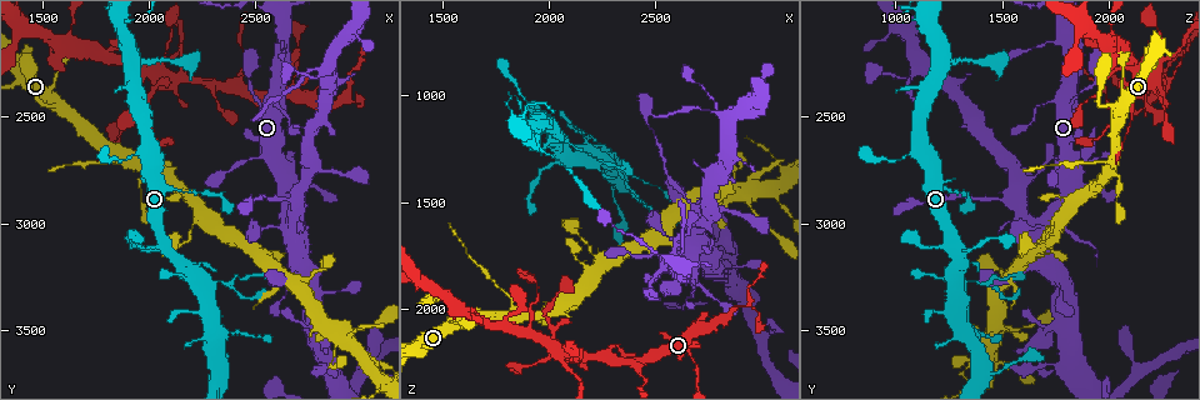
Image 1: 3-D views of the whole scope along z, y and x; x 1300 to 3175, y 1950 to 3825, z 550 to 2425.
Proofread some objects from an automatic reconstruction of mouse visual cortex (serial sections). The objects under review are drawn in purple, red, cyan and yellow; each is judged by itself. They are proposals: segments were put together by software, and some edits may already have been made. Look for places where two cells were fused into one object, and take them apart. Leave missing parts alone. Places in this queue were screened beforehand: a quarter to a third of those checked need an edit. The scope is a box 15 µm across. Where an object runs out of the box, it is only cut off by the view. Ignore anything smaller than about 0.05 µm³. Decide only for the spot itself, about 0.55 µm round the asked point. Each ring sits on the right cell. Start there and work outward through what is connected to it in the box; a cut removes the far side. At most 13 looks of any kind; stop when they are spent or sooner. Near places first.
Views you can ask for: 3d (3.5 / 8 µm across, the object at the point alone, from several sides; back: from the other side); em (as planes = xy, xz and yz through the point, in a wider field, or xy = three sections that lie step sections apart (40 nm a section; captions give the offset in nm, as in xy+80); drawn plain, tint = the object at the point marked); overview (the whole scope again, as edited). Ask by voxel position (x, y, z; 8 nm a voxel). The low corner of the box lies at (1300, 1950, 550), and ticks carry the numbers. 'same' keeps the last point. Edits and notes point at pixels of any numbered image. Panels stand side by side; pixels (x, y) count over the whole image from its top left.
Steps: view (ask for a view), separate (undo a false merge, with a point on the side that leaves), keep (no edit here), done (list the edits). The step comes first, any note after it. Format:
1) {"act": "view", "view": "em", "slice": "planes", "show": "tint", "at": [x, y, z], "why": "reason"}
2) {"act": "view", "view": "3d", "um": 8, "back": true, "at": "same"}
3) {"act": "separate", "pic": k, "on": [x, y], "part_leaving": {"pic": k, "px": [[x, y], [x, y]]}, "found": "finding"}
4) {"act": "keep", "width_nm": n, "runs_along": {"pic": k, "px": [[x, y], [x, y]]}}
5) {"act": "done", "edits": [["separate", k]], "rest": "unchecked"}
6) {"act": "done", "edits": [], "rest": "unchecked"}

{"act": "view", "view": "3d", "um": 3.5, "at": [2380, 3290, 1440], "why": "arms part here"}

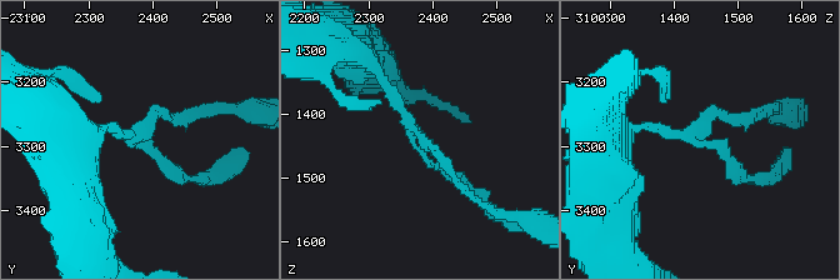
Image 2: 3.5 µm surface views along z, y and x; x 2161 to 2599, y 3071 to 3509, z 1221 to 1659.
{"act": "view", "view": "em", "slice": "xy", "step": 5, "show": "plain", "at": [2375, 3285, 1430], "why": "shape alone is not enough"}

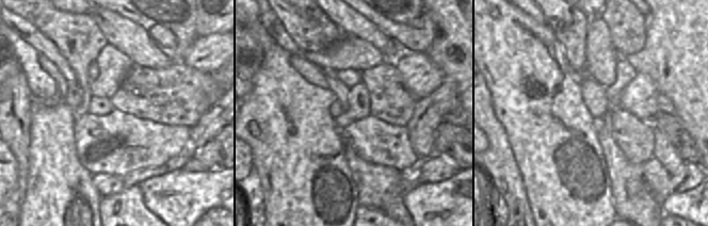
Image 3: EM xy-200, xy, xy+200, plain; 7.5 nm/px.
{"act": "view", "view": "em", "slice": "xy", "step": 5, "show": "tint", "at": "same", "why": "where the object lies"}

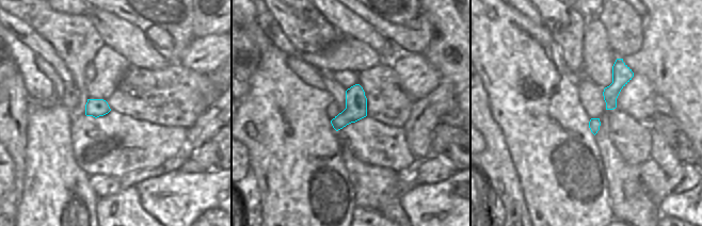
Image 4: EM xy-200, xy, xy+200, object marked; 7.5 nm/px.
{"act": "keep", "runs_along": {"pic": 2, "px": [[375, 68], [406, 121], [464, 189]]}, "found": "continuous, no second cell"}

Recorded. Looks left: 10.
{"act": "view", "view": "3d", "um": 3.5, "at": [2870, 2440, 1990], "why": "three arms meet"}

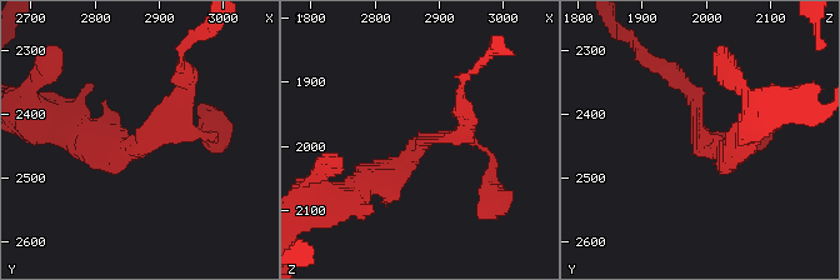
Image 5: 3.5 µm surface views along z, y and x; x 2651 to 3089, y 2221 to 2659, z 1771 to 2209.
{"act": "view", "view": "em", "slice": "xy", "step": 5, "show": "tint", "at": [2885, 2440, 1990], "arms": 3, "arm_widths_nm": [100, 200, 350]}

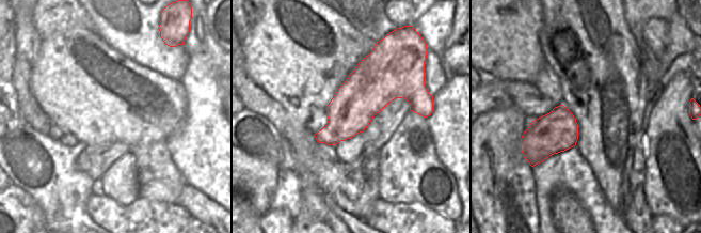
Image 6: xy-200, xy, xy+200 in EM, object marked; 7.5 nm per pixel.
{"act": "keep", "found": "one cell here"}

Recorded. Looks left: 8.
{"act": "view", "view": "3d", "um": 3.5, "at": [1920, 2260, 2110], "why": "looks like a crossing"}

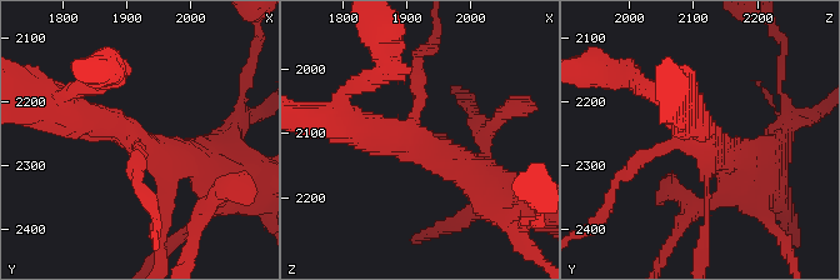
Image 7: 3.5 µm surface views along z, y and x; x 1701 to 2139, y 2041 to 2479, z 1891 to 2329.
{"act": "view", "view": "em", "slice": "xy", "step": 5, "show": "tint", "at": [1910, 2260, 2115], "arms": 4, "arm_widths_nm": [100, 150, 350, 400]}

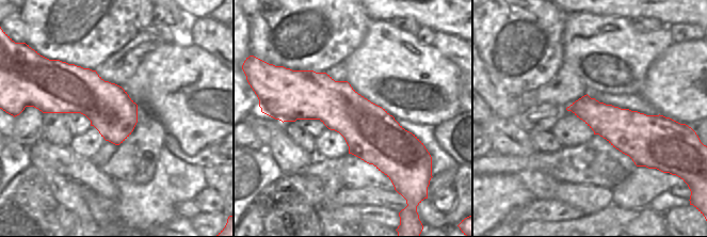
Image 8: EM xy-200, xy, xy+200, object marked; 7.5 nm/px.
{"act": "keep", "runs_along": {"pic": 7, "px": [[481, 183], [448, 154], [340, 121]]}, "found": "all the same cell"}

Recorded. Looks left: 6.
{"act": "view", "view": "3d", "um": 3.5, "at": [2090, 2240, 2260], "why": "sudden change in width"}

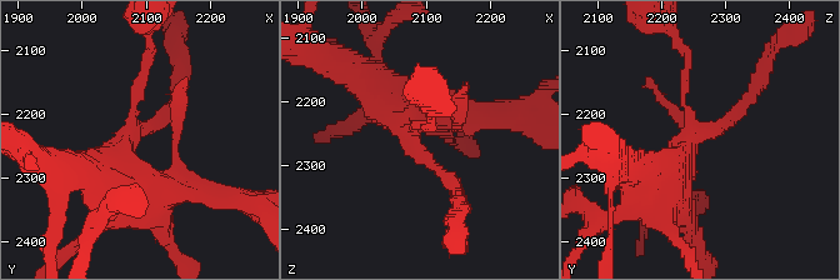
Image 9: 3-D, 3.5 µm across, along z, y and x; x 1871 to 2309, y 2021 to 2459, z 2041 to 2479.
{"act": "view", "view": "em", "slice": "xy", "step": 1, "show": "tint", "at": [2080, 2225, 2265]}

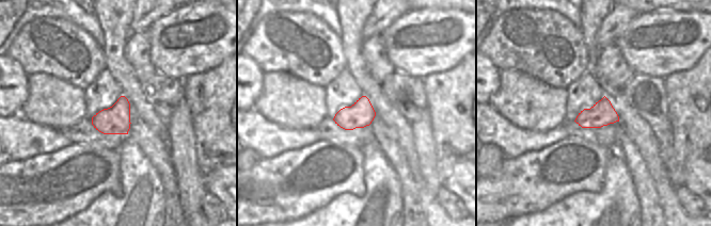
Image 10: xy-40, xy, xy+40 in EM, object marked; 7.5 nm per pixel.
{"act": "view", "view": "em", "slice": "xy", "step": 5, "show": "tint", "at": "same", "why": "cut it another way"}

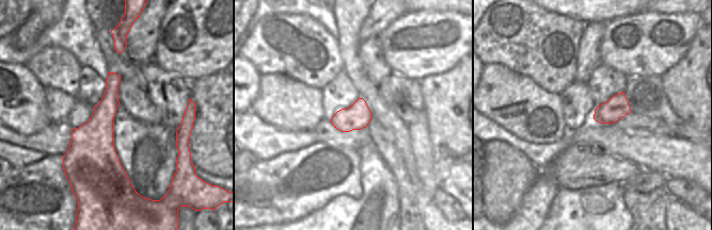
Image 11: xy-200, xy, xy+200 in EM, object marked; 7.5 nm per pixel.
{"act": "keep", "runs_along": {"pic": 9, "px": [[673, 190], [685, 148], [753, 90]]}, "found": "all the same cell"}

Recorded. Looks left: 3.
{"act": "view", "view": "3d", "um": 3.5, "at": [1830, 2670, 2030], "why": "sharp bend"}

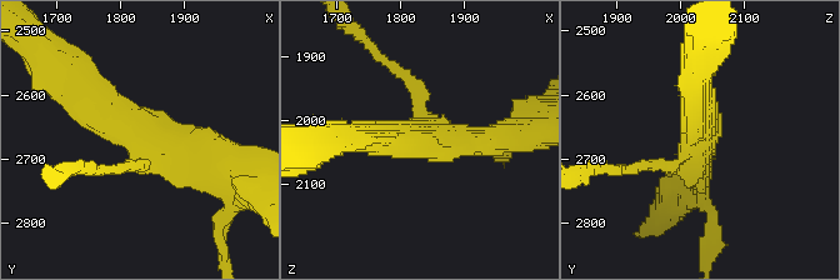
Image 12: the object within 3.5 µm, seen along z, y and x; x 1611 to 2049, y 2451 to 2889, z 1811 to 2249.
{"act": "view", "view": "em", "slice": "xy", "step": 2, "show": "tint", "at": [1835, 2665, 2030], "arms": 3, "arm_widths_nm": [150, 300, 350], "why": "shape alone is not enough"}

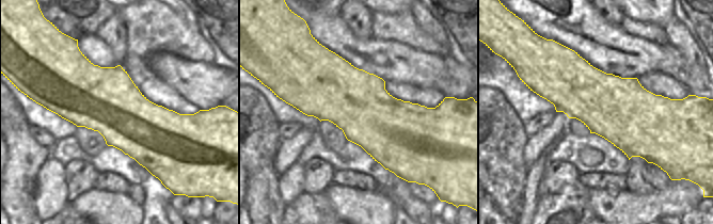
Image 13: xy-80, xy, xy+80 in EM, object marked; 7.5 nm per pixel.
{"act": "separate", "pic": 12, "on": [399, 70], "part_leaving": {"pic": 12, "px": [[420, 106], [420, 90], [355, 33]]}, "found": "two cells meet here"}

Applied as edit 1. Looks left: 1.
{"act": "done", "edits": [["separate", 12]], "rest": "unchecked"}

